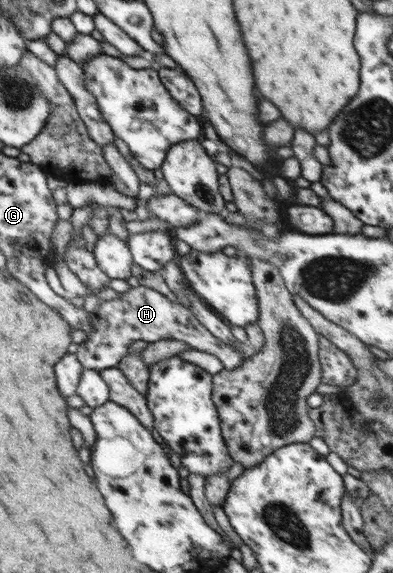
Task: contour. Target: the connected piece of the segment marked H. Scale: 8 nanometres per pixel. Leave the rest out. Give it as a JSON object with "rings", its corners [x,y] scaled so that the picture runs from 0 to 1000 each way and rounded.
{"rings":[[[354,497],[336,501],[323,510],[310,511],[300,520],[260,525],[247,532],[239,545],[229,545],[229,564],[234,576],[221,581],[221,590],[204,599],[191,620],[204,630],[214,644],[229,646],[270,646],[290,642],[323,620],[326,604],[346,593],[366,593],[366,597],[389,599],[412,592],[443,592],[478,600],[483,606],[514,614],[542,618],[560,628],[575,646],[595,646],[618,635],[618,618],[595,607],[588,600],[565,597],[550,590],[519,567],[514,567],[489,548],[481,538],[468,536],[450,525],[433,524],[422,515],[407,513],[389,503]]]}

